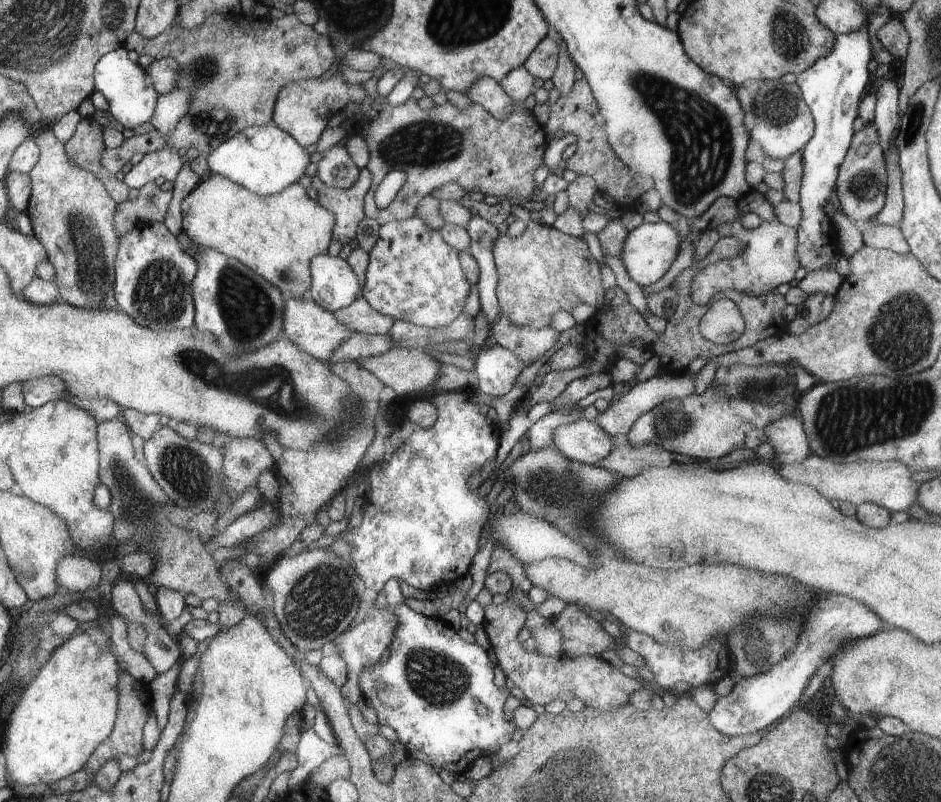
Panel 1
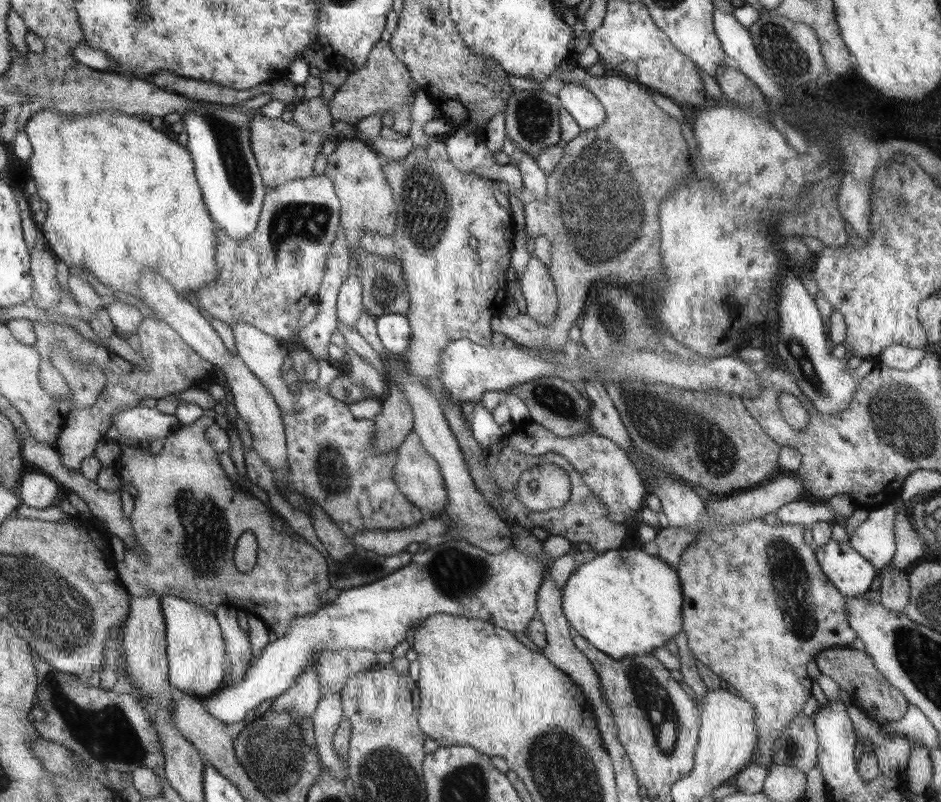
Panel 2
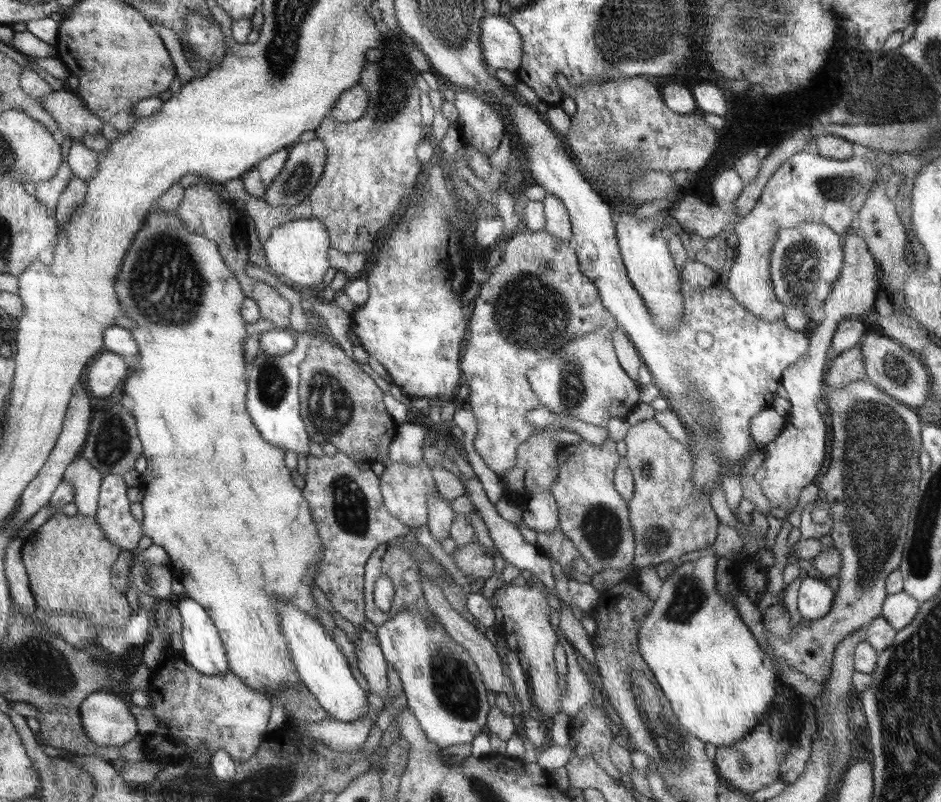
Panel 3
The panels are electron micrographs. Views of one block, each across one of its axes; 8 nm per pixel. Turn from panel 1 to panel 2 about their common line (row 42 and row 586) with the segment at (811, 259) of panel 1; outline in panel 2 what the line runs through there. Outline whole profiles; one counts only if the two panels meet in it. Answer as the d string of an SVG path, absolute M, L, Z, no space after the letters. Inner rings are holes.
M829 540L825 546L815 548L813 556L829 584L833 584L843 596L861 596L869 592L871 582L877 576L873 566L863 560L863 556L859 556L859 552L851 548L849 542ZM837 552L855 552L855 560L851 560L851 556L837 556Z

